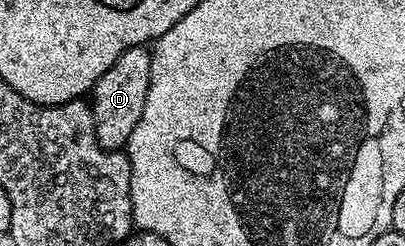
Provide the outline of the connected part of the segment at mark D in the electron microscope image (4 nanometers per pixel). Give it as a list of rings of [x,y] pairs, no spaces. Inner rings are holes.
[[[148,45],[132,46],[99,76],[91,91],[91,105],[95,120],[95,136],[104,150],[121,150],[128,147],[131,132],[135,132],[135,124],[139,124],[139,116],[143,116],[143,104],[147,104],[147,88],[151,84],[151,50]]]

